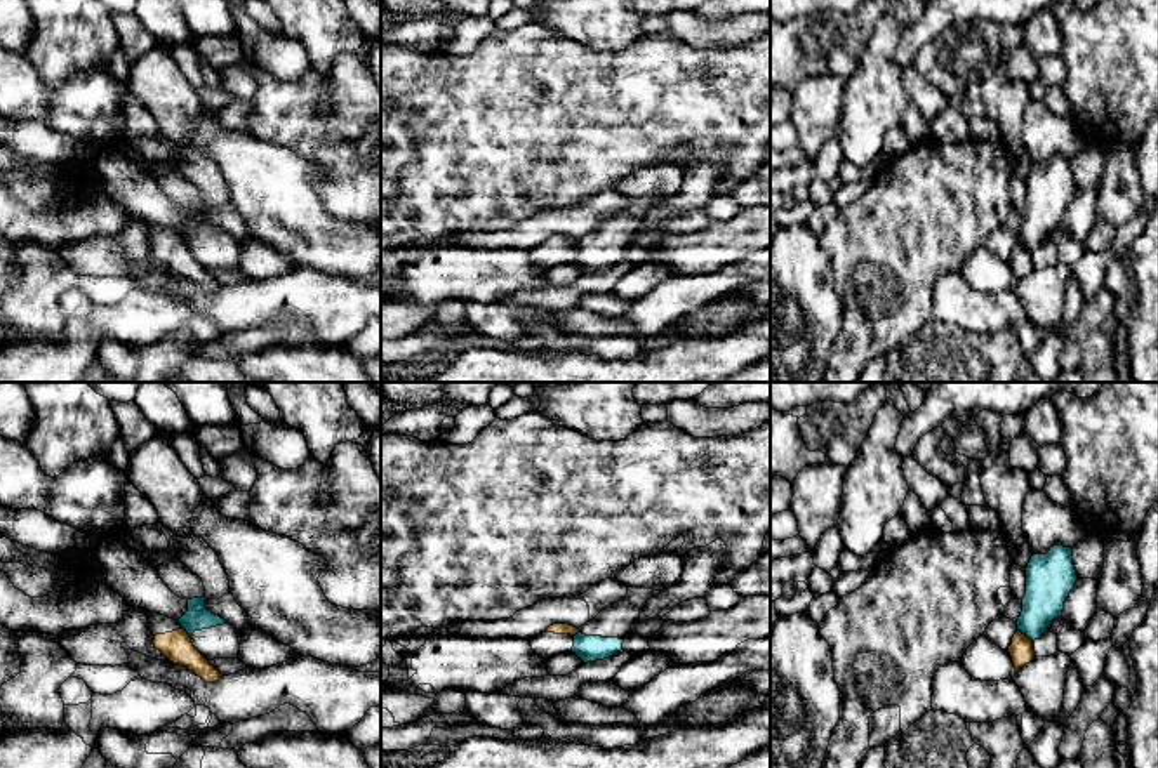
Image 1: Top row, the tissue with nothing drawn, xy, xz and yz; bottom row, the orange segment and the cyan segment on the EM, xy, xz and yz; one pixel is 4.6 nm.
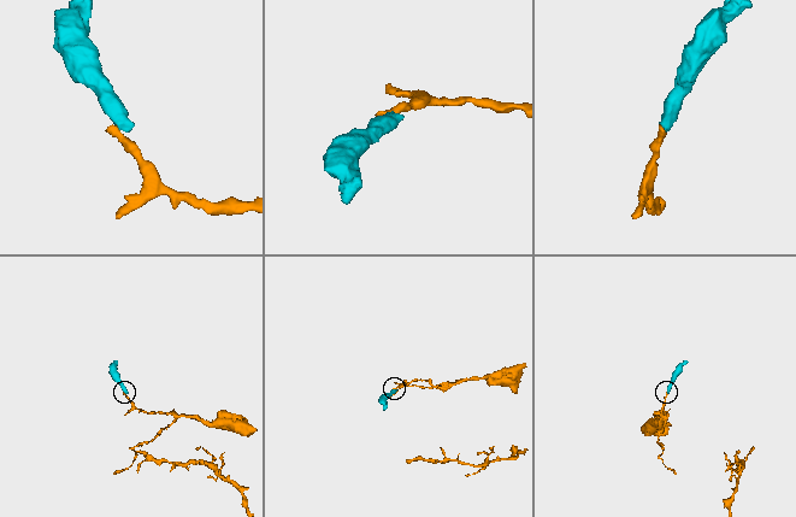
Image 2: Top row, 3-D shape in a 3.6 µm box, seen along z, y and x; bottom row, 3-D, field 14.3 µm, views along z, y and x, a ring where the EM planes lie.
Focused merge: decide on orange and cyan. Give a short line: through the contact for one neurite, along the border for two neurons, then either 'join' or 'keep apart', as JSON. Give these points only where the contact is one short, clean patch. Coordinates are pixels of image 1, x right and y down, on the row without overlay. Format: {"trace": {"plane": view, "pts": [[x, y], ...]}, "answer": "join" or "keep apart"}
{"trace": {"plane": "yz", "pts": [[1018, 240], [1031, 252]]}, "answer": "keep apart"}

